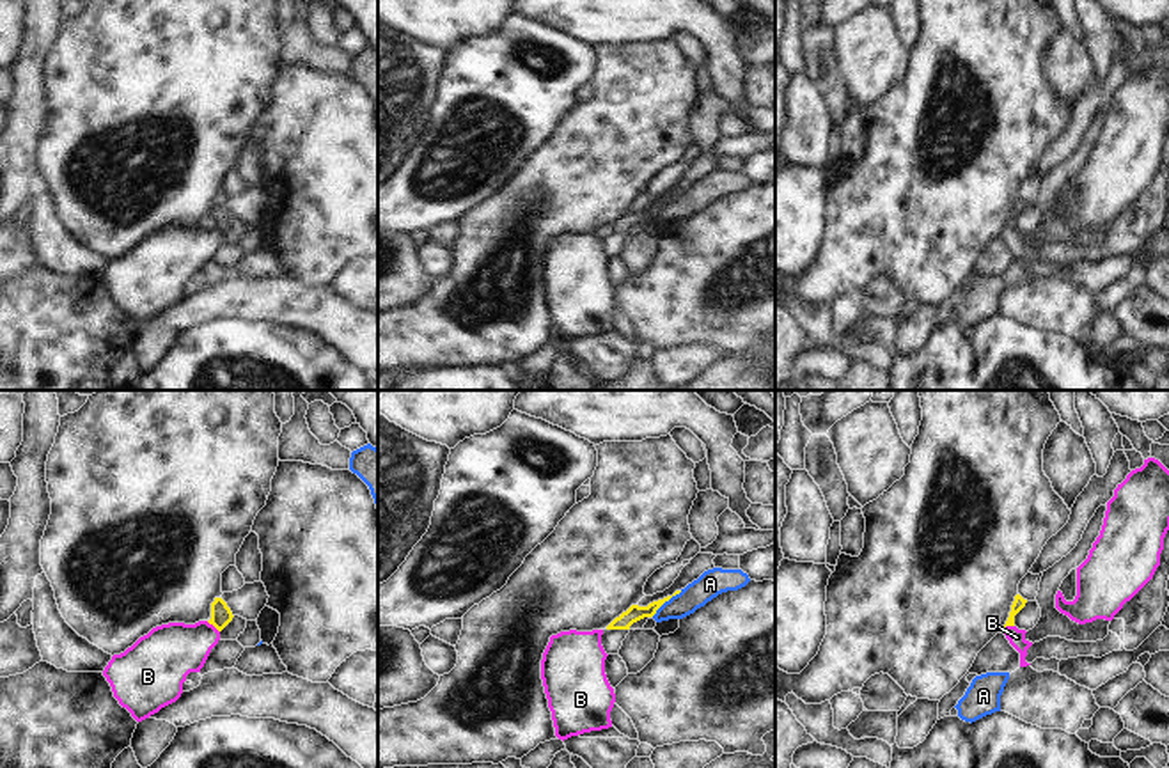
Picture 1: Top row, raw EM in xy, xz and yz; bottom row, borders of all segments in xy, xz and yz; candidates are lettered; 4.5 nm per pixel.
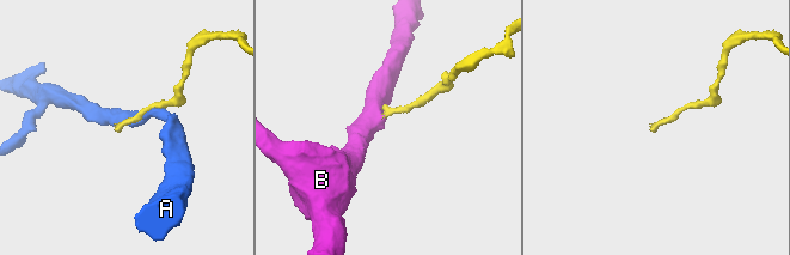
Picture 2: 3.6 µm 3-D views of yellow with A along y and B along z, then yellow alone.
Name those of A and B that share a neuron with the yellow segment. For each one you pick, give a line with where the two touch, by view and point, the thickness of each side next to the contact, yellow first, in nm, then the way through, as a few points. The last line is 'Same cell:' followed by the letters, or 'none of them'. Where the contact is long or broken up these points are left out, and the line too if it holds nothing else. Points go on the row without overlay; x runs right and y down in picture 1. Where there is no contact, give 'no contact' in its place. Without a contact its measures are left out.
B: meets yellow in yz at (1006, 227); 60 nm thick on the yellow side, 80 nm on the other; runs through yz (1019, 206), (1006, 227), (1017, 240)
Same cell: B

